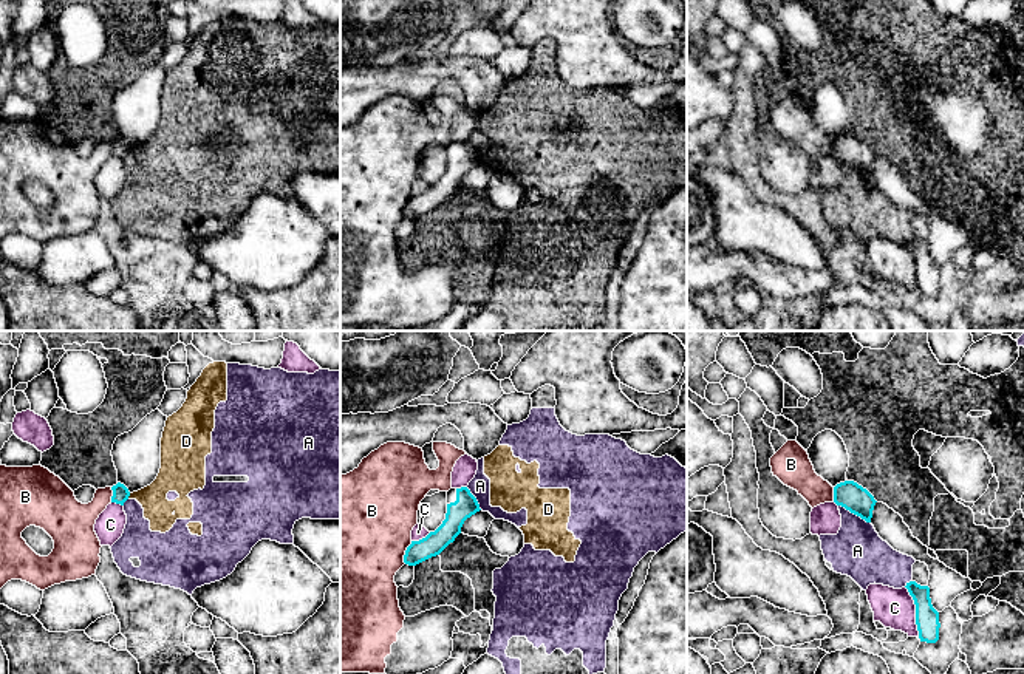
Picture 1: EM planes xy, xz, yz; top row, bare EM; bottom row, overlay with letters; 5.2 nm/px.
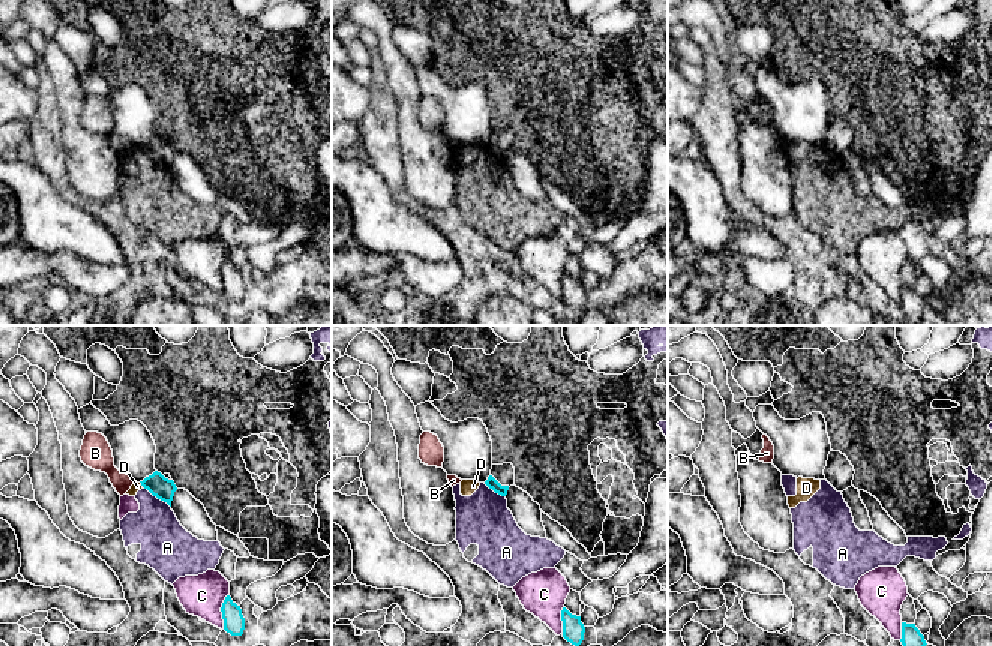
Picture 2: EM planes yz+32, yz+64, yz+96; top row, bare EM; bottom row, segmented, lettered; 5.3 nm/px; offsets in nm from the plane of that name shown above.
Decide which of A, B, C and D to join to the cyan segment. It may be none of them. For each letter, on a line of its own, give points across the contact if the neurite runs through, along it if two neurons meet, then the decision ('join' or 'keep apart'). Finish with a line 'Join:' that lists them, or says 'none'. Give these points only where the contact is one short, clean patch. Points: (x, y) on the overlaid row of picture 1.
A: keep apart
B: keep apart
C: keep apart
D: border xy (130, 493), (127, 498); keep apart
Join: none

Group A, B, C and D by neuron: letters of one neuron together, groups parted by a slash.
A D / B / C

